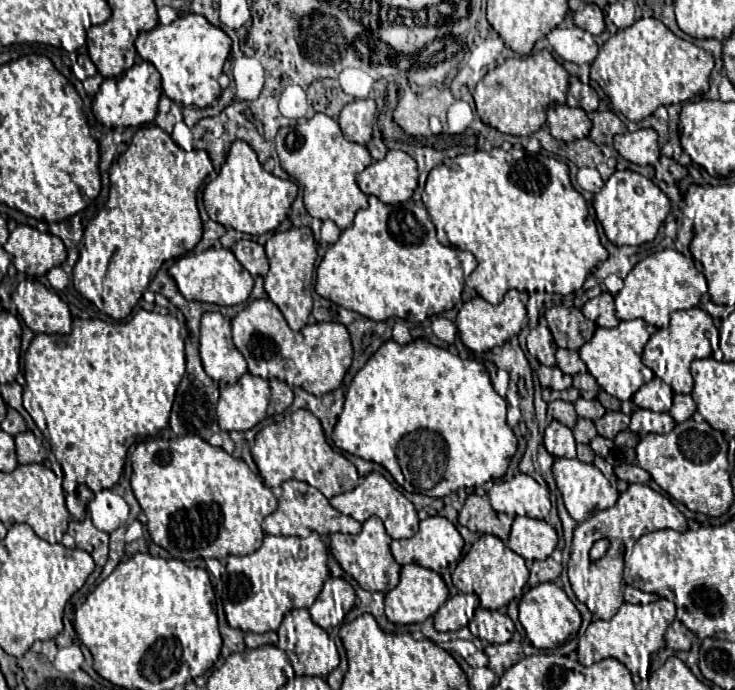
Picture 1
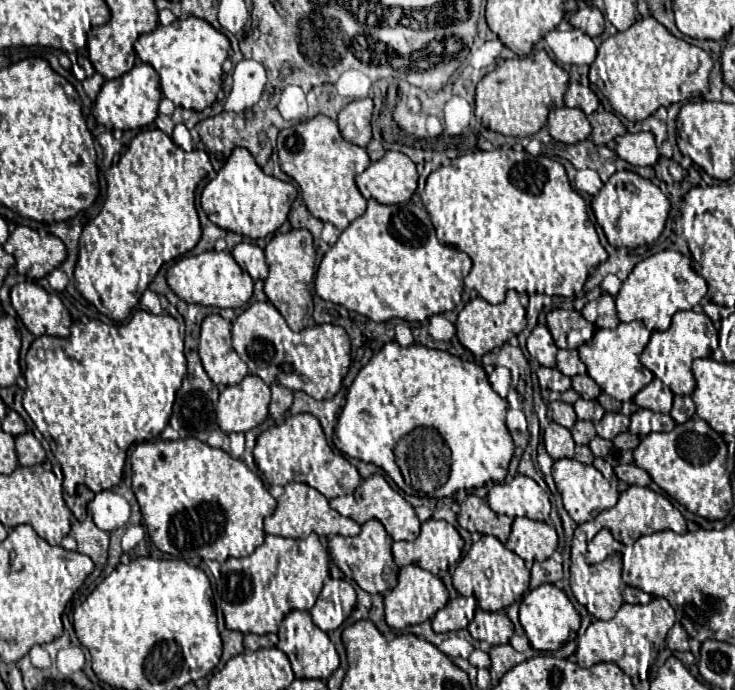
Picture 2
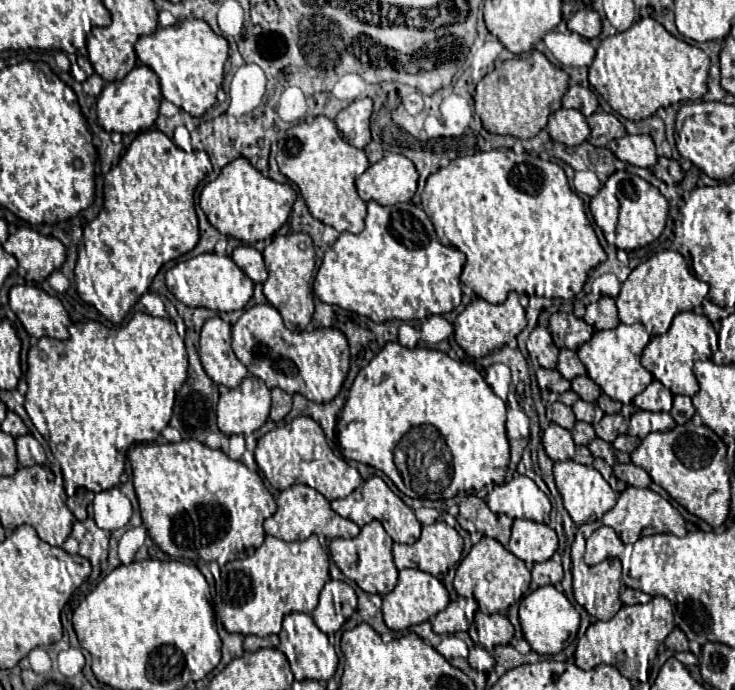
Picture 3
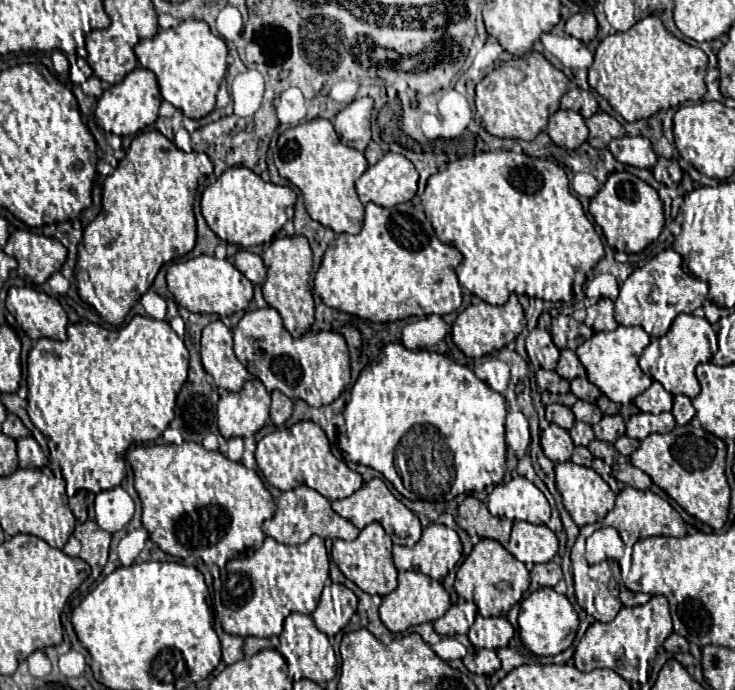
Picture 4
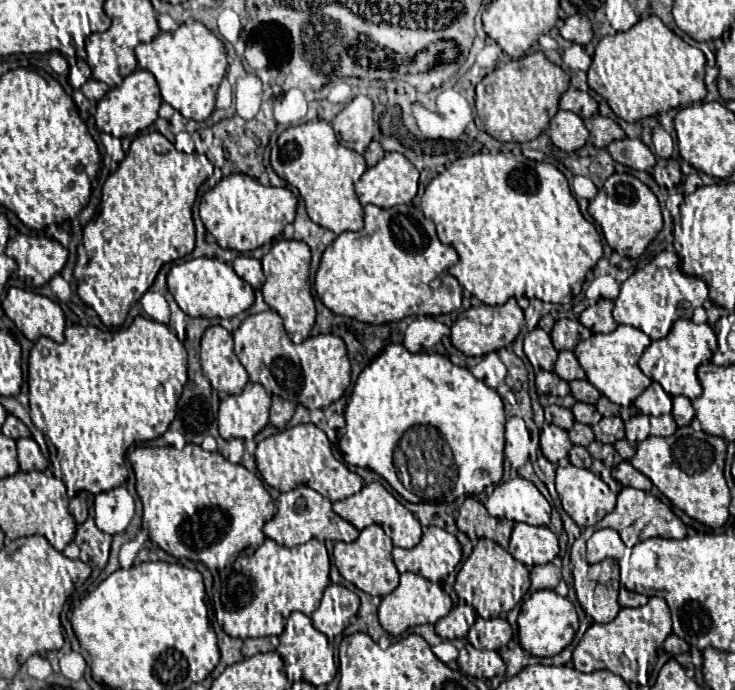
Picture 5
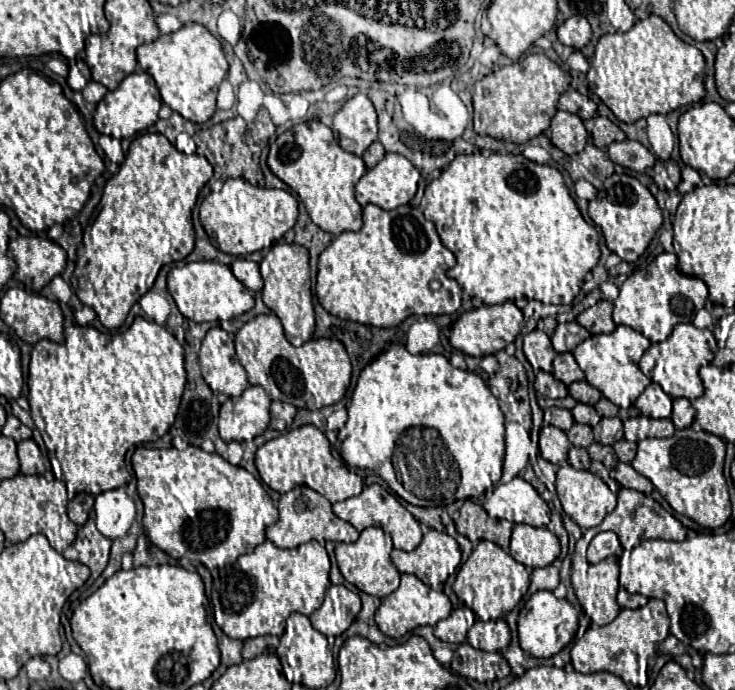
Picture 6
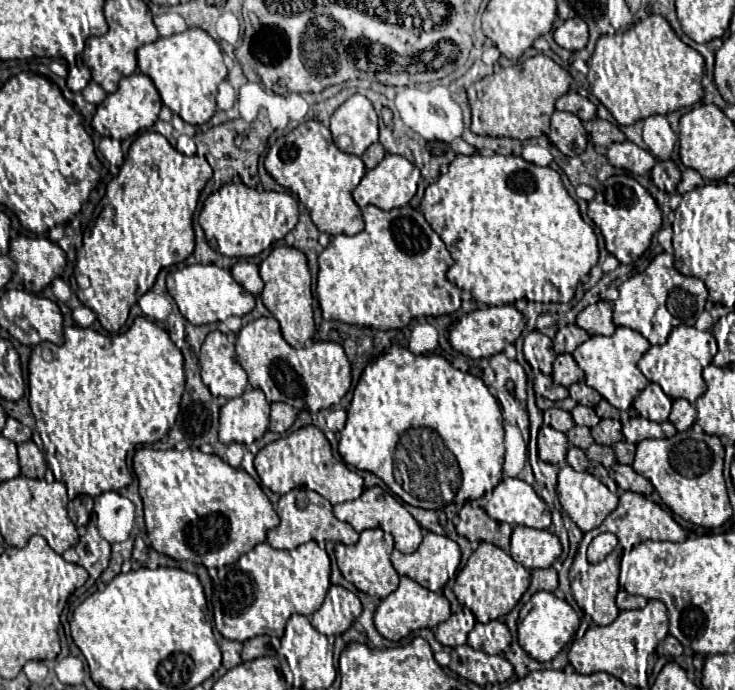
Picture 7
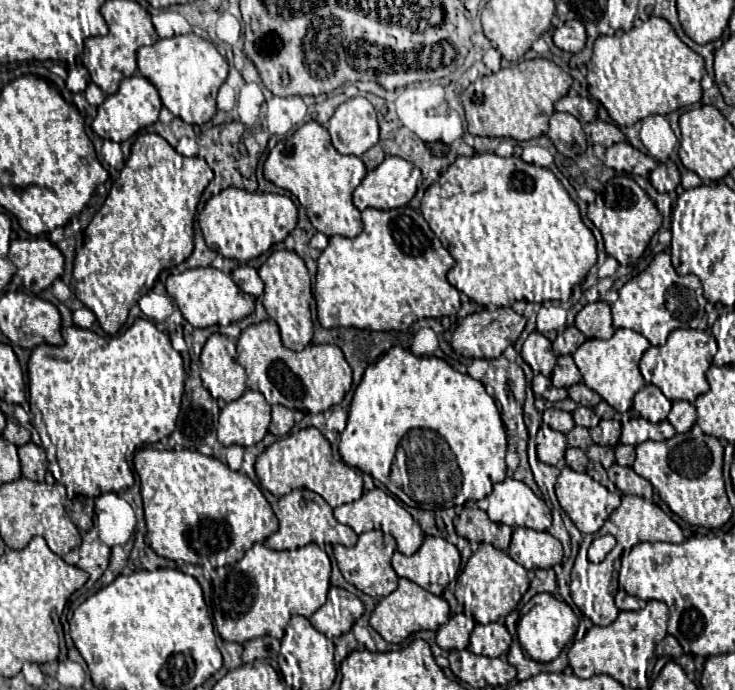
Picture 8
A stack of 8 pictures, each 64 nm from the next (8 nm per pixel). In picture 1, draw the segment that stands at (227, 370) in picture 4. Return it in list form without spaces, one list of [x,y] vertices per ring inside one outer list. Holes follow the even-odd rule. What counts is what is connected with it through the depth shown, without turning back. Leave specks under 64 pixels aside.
[[[206,312],[206,314],[202,316],[202,322],[200,322],[200,358],[202,358],[202,366],[204,366],[206,374],[208,374],[214,382],[234,384],[242,374],[248,372],[244,356],[240,356],[240,352],[238,352],[236,346],[232,344],[230,318],[222,316],[220,312]]]

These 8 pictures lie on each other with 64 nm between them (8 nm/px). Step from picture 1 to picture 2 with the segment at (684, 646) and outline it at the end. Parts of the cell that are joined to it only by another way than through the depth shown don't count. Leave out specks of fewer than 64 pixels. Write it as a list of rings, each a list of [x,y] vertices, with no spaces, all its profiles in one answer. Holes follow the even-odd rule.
[[[676,622],[670,628],[670,632],[666,636],[666,642],[668,642],[670,650],[688,650],[688,632],[684,632],[680,622]]]

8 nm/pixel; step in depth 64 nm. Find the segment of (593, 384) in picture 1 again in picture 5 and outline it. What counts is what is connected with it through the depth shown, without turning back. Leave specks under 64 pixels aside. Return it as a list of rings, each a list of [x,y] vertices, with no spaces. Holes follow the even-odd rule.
[[[572,380],[572,382],[570,382],[570,390],[572,390],[572,396],[574,396],[578,402],[596,404],[598,398],[600,398],[600,392],[598,392],[588,380]]]

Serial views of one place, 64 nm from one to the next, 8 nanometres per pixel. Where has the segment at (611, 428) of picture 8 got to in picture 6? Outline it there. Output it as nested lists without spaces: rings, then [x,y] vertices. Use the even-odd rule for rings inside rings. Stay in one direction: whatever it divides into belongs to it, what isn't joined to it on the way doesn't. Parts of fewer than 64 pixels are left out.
[[[602,418],[600,424],[594,426],[592,430],[594,430],[594,438],[598,444],[614,444],[624,438],[620,418]]]

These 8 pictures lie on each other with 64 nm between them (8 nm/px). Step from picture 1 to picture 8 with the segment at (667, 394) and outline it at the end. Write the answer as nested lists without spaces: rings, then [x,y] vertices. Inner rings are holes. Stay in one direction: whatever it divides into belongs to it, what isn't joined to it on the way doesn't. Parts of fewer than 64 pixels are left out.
[[[646,384],[634,396],[634,408],[640,412],[642,418],[646,418],[650,422],[666,420],[666,416],[670,412],[670,406],[672,406],[672,402],[654,384]]]

